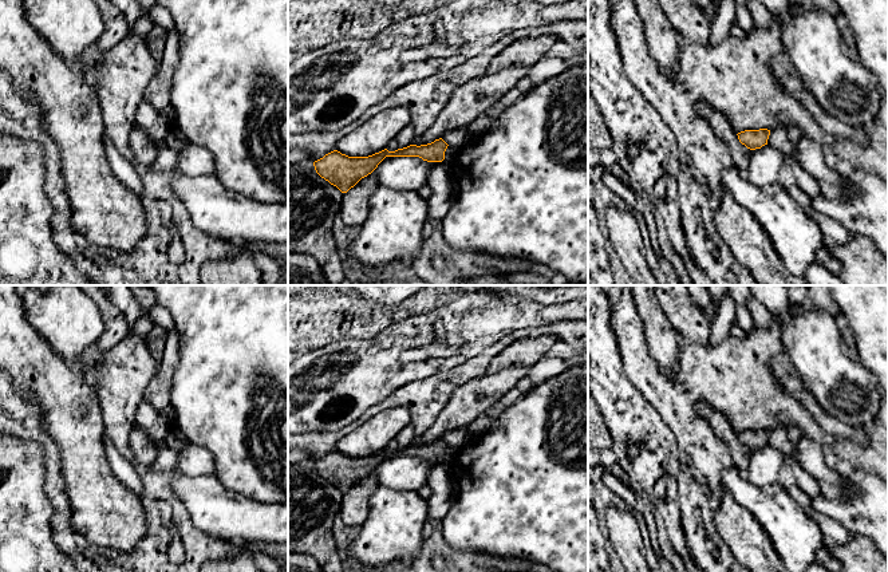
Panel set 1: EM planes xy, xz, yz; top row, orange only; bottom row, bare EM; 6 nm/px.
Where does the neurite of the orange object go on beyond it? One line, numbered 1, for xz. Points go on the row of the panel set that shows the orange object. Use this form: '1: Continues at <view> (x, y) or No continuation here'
1: No continuation here

